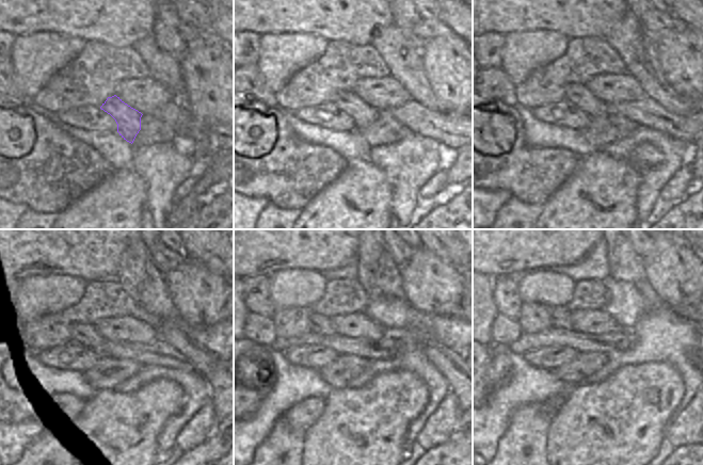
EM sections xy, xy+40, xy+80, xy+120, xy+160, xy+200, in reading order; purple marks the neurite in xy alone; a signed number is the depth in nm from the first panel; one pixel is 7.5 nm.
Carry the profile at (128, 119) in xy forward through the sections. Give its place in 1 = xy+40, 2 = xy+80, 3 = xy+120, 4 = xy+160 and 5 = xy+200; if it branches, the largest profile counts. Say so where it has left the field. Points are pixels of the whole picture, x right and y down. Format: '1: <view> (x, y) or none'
1: xy+40 (363, 114)
2: xy+80 (578, 95)
3: xy+120 (86, 334)
4: xy+160 (318, 323)
5: xy+200 (560, 317)

